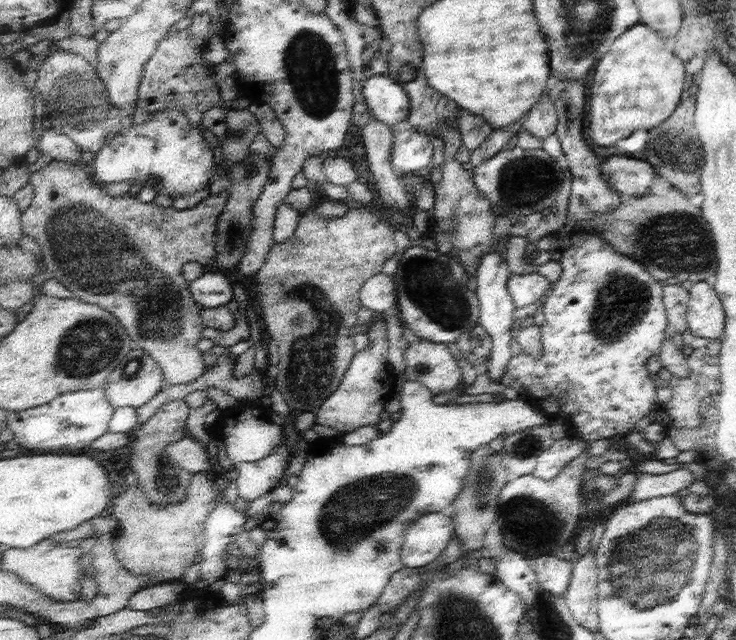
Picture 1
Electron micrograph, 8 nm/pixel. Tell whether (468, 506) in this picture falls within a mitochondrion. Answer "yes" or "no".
no

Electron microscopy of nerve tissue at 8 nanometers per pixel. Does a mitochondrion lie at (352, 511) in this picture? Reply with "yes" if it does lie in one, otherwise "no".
yes

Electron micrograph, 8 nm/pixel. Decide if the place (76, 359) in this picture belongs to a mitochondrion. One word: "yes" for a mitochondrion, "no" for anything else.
yes

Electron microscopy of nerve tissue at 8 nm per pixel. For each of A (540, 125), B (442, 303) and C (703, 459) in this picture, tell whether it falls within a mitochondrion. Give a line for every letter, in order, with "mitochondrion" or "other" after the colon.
A: other
B: mitochondrion
C: other

